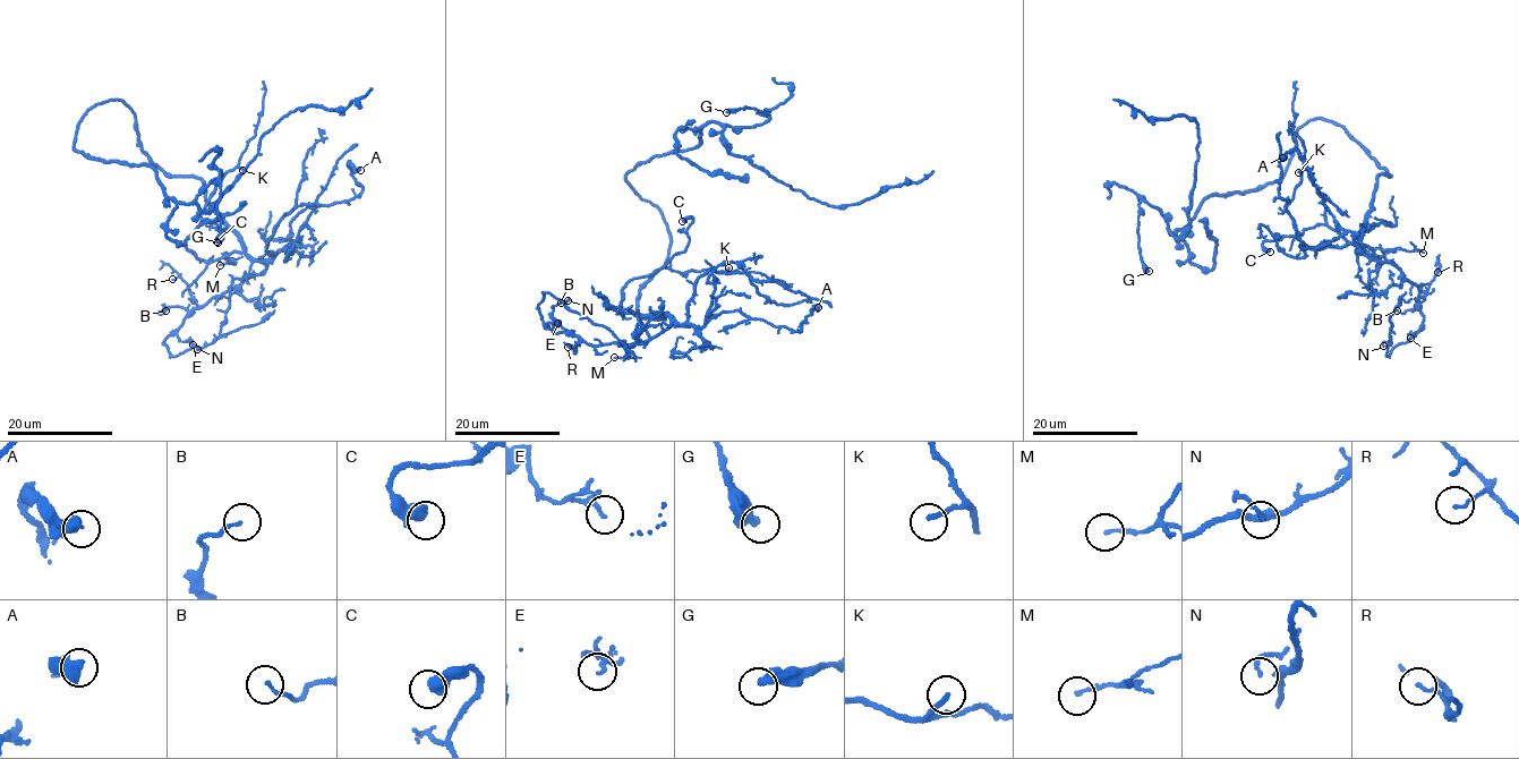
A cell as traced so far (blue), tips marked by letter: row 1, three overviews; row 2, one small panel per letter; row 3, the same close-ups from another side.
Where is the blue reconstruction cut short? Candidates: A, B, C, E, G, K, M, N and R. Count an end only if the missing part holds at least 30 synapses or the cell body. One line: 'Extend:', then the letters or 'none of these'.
Extend: none of these

